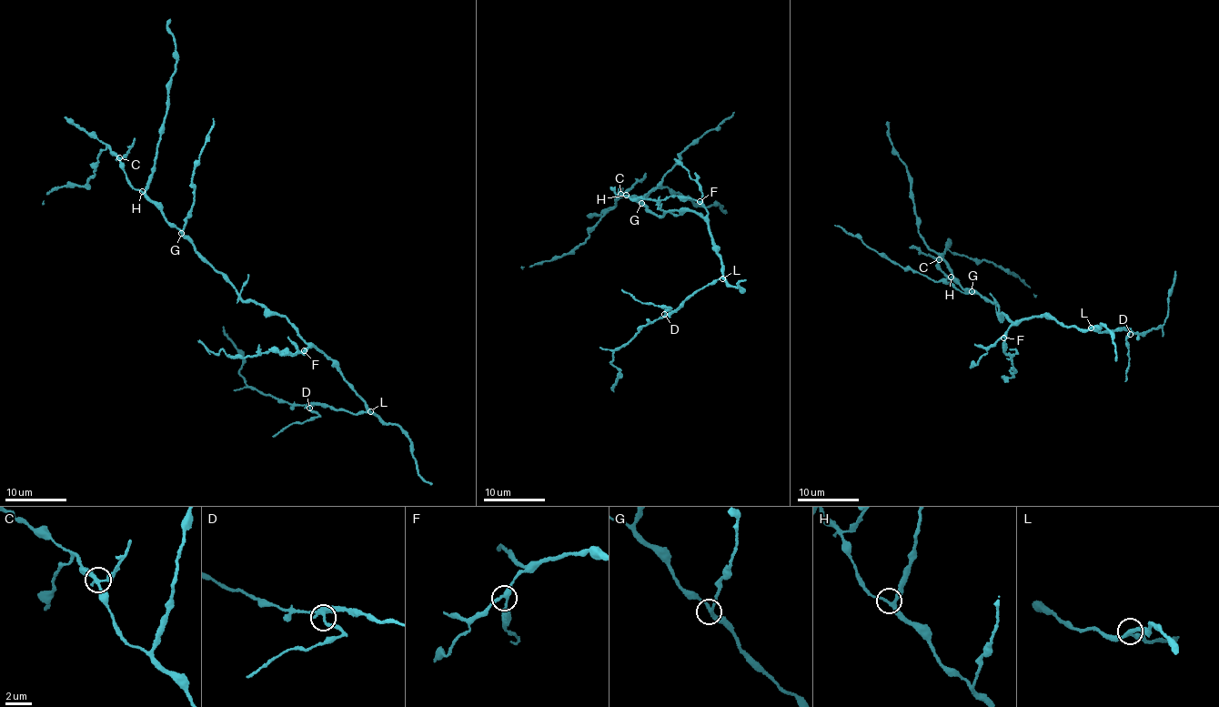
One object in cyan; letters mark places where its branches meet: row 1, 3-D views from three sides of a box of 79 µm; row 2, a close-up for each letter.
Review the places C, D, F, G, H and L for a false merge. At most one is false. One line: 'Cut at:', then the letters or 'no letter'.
Cut at: C

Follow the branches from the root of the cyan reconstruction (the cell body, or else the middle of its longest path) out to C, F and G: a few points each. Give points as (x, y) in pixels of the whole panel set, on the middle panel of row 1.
C: (697, 214), (680, 209), (666, 211), (661, 217), (635, 197), (623, 196), (619, 190), (620, 194)
F: (697, 214), (705, 217), (708, 212), (700, 201)
G: (697, 214), (680, 209), (666, 211), (661, 217), (641, 203)

